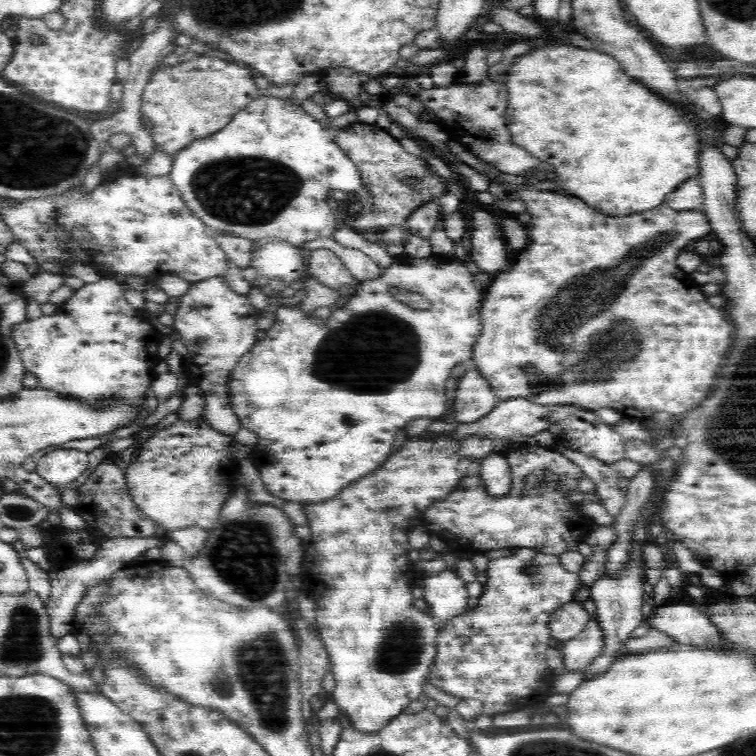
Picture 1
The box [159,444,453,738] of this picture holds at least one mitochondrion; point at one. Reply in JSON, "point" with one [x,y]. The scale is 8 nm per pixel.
{"point":[262,668]}

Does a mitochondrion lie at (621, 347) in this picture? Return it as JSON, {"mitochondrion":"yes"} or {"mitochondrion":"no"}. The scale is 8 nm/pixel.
{"mitochondrion":"yes"}

